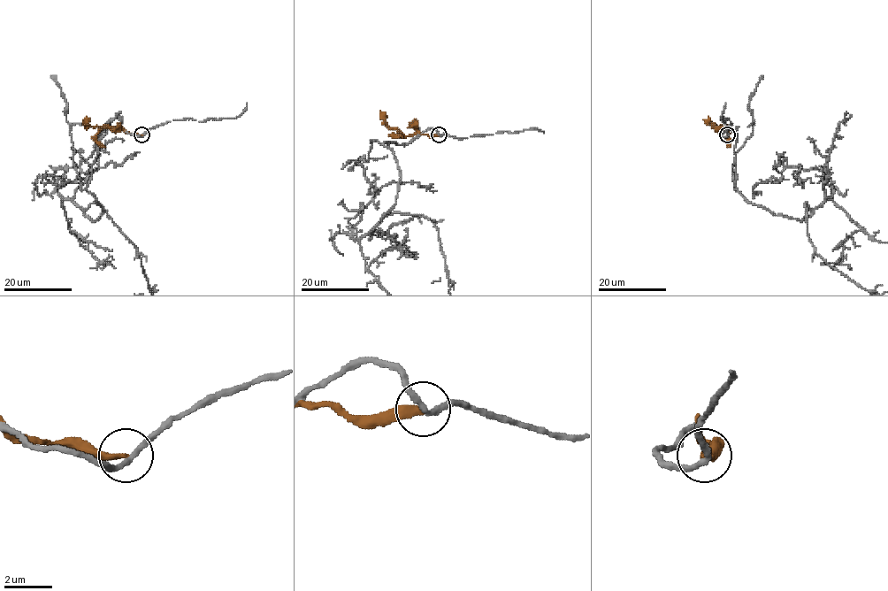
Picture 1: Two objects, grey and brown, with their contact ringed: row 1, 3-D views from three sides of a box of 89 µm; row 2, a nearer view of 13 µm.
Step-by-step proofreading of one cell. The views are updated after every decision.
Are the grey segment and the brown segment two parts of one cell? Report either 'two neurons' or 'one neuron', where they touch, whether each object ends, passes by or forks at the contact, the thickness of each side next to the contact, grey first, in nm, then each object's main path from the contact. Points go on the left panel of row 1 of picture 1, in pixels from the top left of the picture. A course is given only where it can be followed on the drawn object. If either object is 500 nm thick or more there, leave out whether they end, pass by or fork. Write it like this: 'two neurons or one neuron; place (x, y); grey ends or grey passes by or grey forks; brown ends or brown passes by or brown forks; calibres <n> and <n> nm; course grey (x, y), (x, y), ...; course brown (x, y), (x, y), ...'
two neurons; place (141, 134); grey passes by; brown ends; calibres 220 and 320 nm; course brown (142, 134), (125, 132), (120, 127), (91, 126), (83, 119)

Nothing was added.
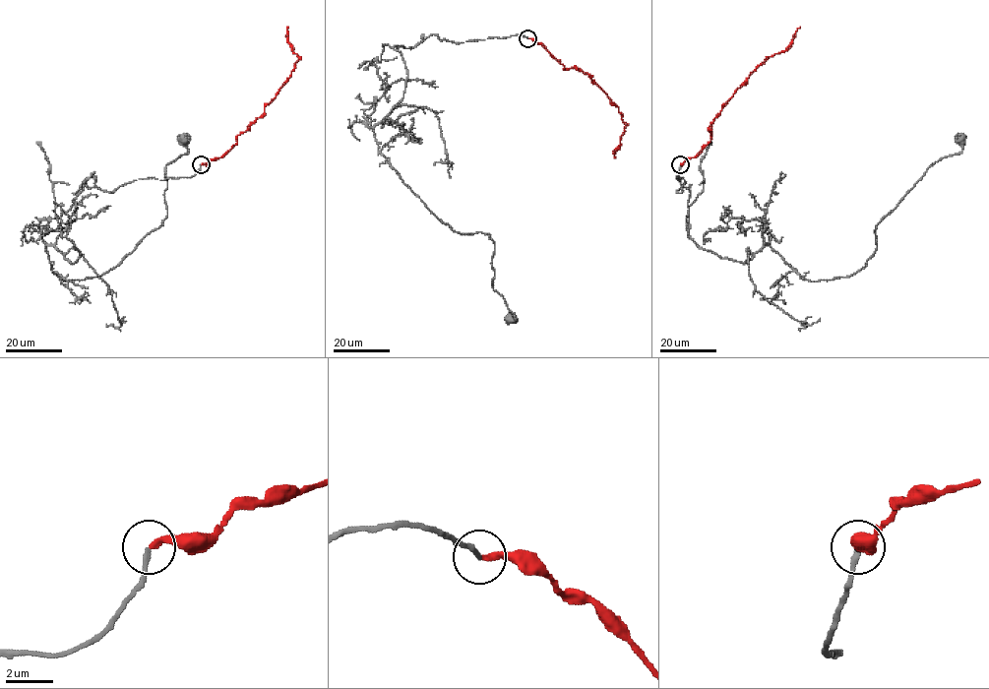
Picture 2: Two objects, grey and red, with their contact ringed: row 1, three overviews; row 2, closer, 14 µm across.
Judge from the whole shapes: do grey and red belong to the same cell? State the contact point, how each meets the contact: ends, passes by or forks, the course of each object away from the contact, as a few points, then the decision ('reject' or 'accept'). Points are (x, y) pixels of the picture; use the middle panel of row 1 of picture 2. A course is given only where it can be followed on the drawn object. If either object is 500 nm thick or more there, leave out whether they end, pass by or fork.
place (527, 38); grey ends; red ends; course grey (527, 38), (395, 46), (405, 87), (373, 127), (426, 207), (490, 235), (511, 320); course red (527, 38), (542, 45), (564, 68), (576, 68), (587, 73), (618, 107), (626, 125), (615, 150), (615, 157); accept

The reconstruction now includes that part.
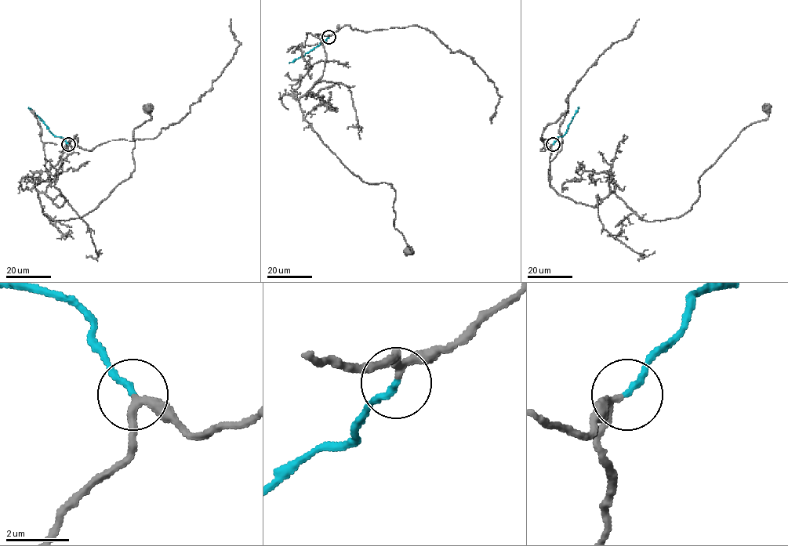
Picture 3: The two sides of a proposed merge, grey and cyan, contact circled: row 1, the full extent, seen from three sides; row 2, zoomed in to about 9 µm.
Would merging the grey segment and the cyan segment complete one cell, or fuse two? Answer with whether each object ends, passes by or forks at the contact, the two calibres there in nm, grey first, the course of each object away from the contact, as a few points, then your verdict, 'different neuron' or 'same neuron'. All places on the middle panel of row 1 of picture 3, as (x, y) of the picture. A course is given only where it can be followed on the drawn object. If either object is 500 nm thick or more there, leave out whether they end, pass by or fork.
grey passes by; cyan ends there; 200 nm thick on the grey side, 200 nm on the other; grey runs (328, 37), (314, 36), (326, 59), (299, 99), (303, 117), (363, 181), (392, 185), (394, 227), (408, 252); cyan runs (328, 37), (288, 63); same neuron

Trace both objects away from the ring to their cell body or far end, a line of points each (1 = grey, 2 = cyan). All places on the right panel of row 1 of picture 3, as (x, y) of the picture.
1: (552, 145), (557, 193), (595, 207), (614, 193), (640, 218), (664, 220), (691, 208), (699, 178), (768, 108)
2: (552, 145), (567, 131), (579, 107)

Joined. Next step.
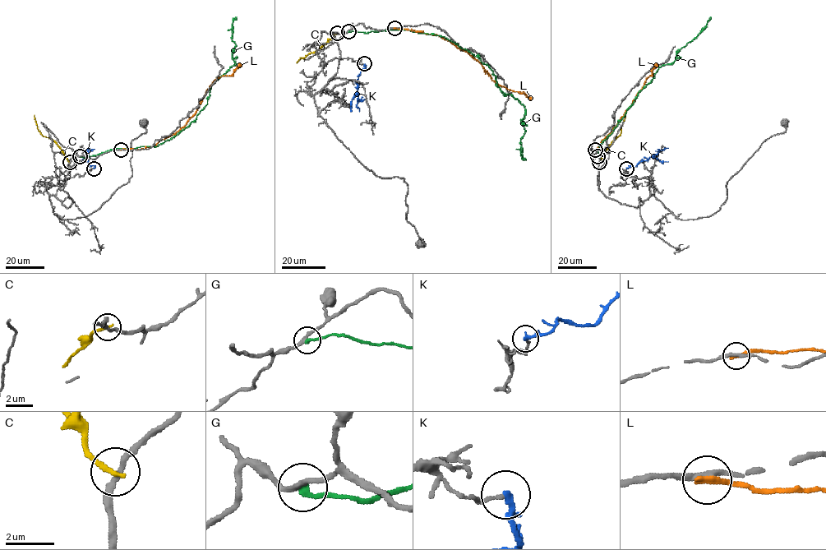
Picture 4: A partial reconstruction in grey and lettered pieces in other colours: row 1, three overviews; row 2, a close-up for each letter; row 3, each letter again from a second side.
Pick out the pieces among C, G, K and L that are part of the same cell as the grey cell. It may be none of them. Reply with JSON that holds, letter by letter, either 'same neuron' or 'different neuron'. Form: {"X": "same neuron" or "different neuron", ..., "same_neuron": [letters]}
{"C": "different neuron", "G": "different neuron", "K": "different neuron", "L": "different neuron", "same_neuron": []}

